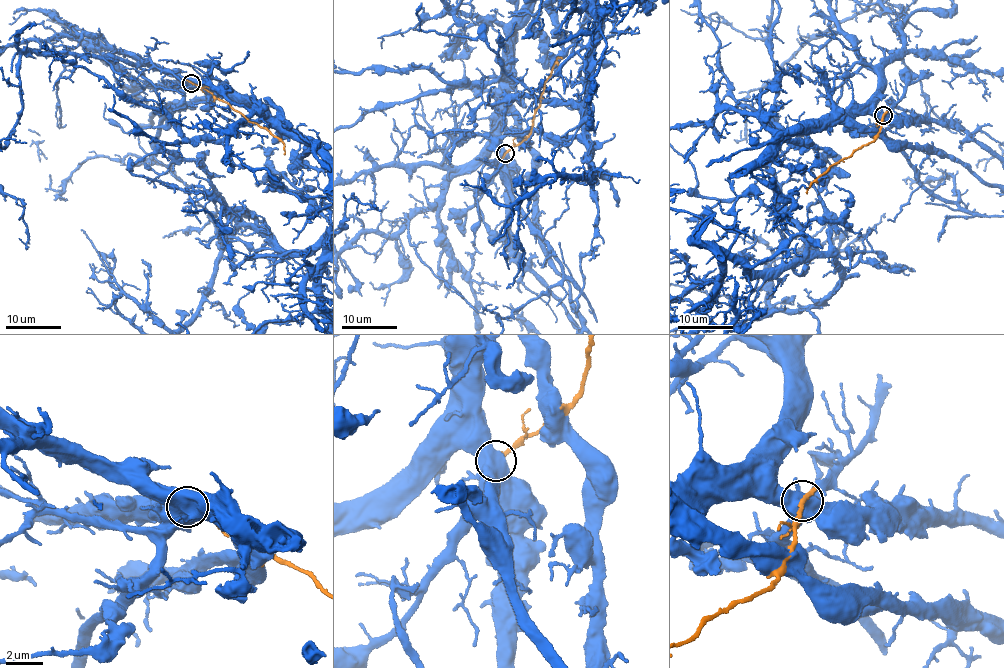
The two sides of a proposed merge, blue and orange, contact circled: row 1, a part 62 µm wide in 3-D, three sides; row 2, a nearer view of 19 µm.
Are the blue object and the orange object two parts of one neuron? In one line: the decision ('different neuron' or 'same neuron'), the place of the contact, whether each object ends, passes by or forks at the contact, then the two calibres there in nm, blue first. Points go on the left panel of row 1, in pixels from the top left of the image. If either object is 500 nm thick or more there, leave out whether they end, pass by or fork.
different neuron; place (191, 83); calibres 750 and 280 nm

